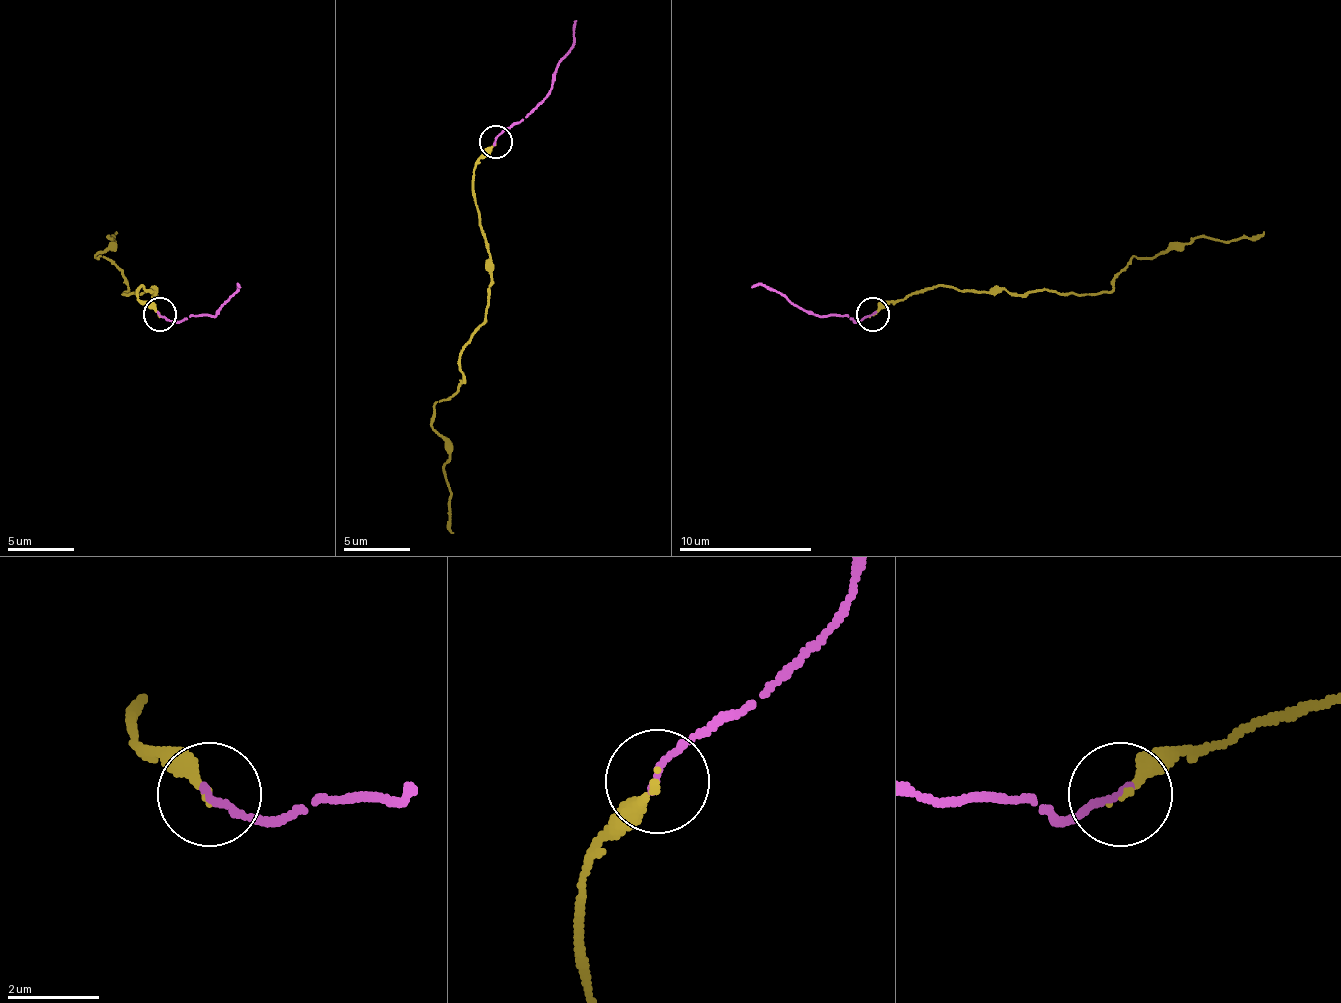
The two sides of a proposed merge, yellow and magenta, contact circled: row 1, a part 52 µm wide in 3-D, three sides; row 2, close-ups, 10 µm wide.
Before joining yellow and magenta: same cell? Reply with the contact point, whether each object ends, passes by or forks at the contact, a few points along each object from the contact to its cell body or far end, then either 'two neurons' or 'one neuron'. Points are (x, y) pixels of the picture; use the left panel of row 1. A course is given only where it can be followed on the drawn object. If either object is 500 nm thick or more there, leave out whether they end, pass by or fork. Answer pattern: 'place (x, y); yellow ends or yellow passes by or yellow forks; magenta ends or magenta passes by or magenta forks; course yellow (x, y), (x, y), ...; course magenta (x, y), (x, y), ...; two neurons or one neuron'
place (159, 314); yellow ends; magenta ends; course yellow (160, 315), (137, 291), (143, 285), (153, 291), (123, 295), (127, 278), (107, 258), (97, 258), (117, 232); course magenta (160, 315), (170, 321), (193, 315), (217, 315), (236, 291), (236, 285), (240, 288); one neuron

